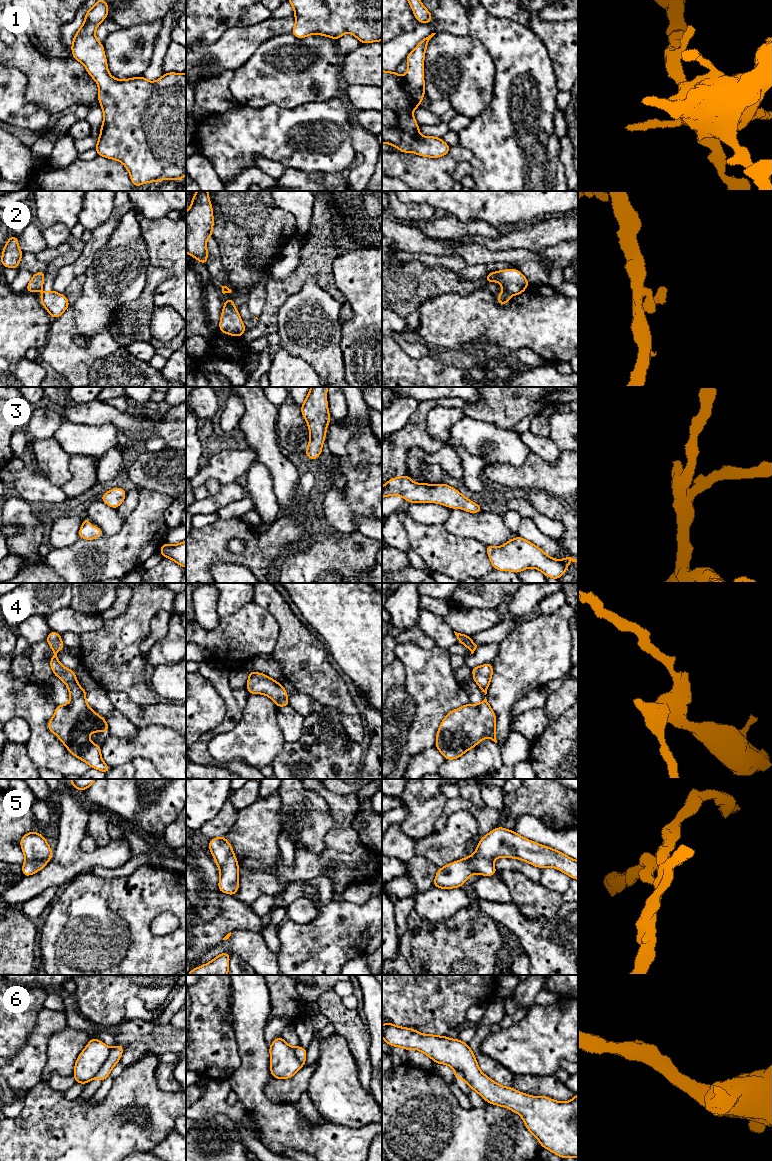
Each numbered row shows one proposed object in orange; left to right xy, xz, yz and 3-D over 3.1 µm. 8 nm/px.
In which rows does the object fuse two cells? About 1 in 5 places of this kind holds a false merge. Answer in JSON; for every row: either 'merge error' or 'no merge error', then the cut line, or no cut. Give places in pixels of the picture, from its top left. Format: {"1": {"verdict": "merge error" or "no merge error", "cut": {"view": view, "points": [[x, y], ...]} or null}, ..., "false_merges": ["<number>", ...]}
{"1": {"verdict": "no merge error", "cut": null}, "2": {"verdict": "merge error", "cut": {"view": "yz", "points": [[505, 289], [509, 293]]}}, "3": {"verdict": "no merge error", "cut": null}, "4": {"verdict": "no merge error", "cut": null}, "5": {"verdict": "no merge error", "cut": null}, "6": {"verdict": "merge error", "cut": {"view": "xy", "points": [[110, 1049], [109, 1055], [94, 1076]]}}, "false_merges": ["2", "6"]}

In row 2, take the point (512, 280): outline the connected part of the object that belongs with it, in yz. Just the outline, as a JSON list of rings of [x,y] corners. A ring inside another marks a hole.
[[[517,269],[498,270],[488,273],[485,278],[487,284],[498,280],[500,286],[514,296],[520,295],[529,286],[527,278]]]

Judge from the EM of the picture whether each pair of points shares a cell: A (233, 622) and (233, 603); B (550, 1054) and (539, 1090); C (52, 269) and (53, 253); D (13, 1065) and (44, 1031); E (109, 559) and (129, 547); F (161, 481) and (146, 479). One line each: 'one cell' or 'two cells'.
A: two cells
B: two cells
C: two cells
D: one cell
E: one cell
F: one cell

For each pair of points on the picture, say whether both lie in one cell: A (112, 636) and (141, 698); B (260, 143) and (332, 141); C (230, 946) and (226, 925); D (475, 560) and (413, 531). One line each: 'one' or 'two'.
A: one
B: one
C: two
D: one

